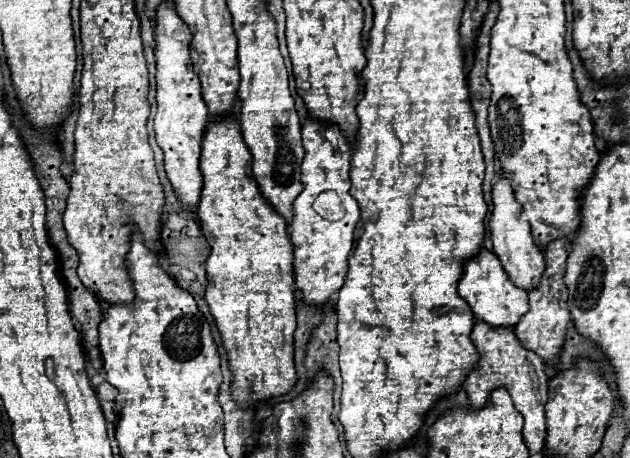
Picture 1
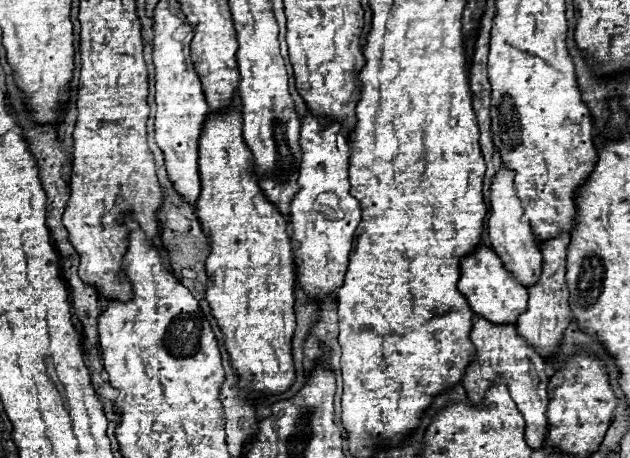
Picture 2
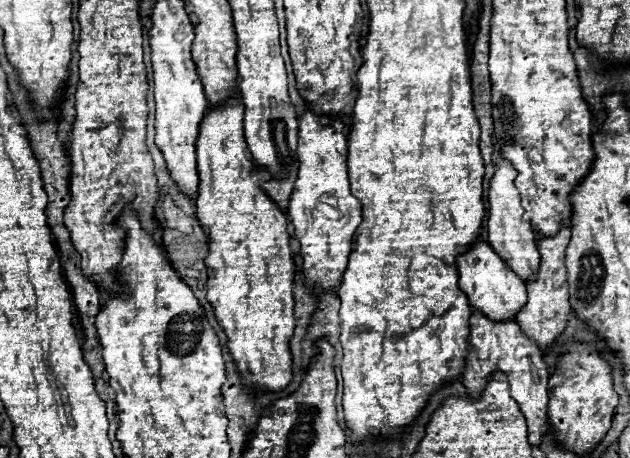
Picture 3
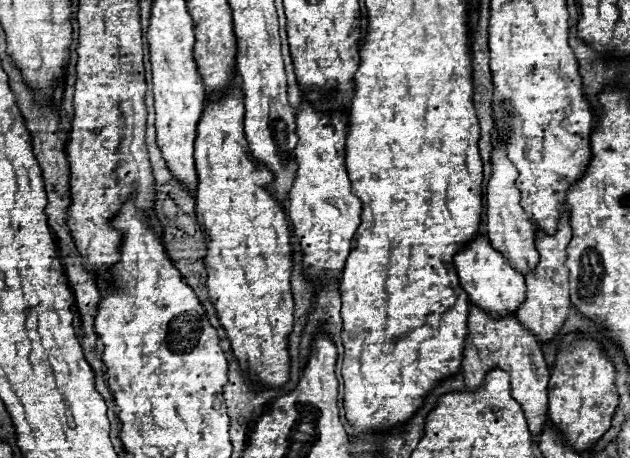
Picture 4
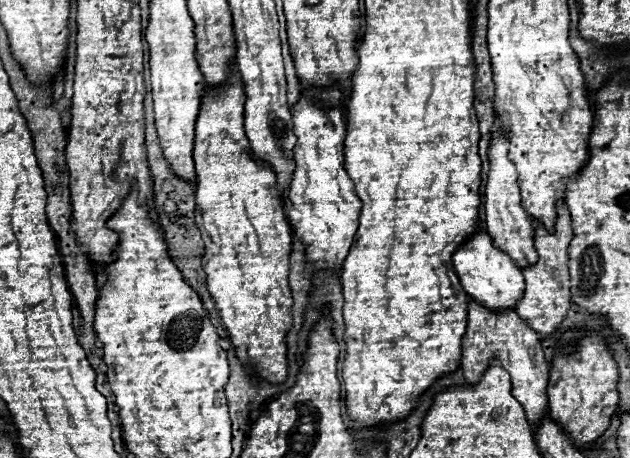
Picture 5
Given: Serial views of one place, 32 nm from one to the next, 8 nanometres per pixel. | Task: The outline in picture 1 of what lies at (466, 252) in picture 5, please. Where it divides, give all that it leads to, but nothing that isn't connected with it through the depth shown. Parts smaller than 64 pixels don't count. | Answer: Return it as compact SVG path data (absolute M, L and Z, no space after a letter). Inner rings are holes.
M480 250L478 256L472 260L466 260L462 280L458 282L458 294L470 304L474 316L492 328L514 328L518 324L518 318L526 314L528 306L528 294L522 288L516 288L508 278L506 272L500 266L500 260L488 252Z

